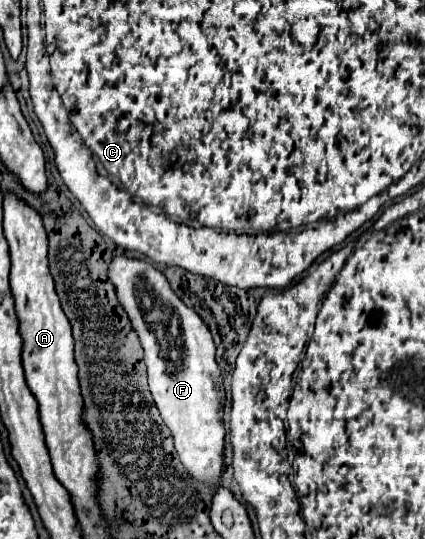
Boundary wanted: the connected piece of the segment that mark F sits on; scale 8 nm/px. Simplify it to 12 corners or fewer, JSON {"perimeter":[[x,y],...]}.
{"perimeter":[[114,256],[148,384],[196,480],[224,468],[224,386],[200,316]]}

